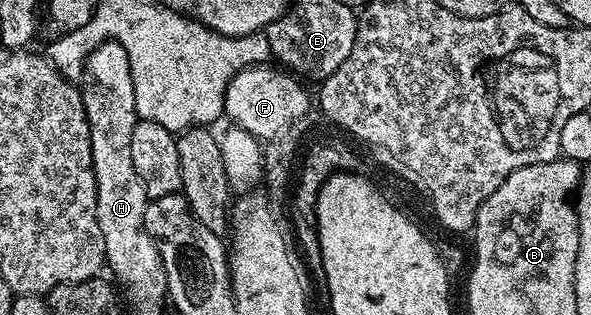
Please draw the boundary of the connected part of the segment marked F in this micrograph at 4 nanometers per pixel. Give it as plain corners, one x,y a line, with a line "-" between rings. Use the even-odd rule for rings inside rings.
256,66
242,68
227,87
226,115
231,115
230,123
247,130
260,141
267,142
287,131
288,126
308,115
307,107
313,100
307,97
300,81
290,71
282,67

